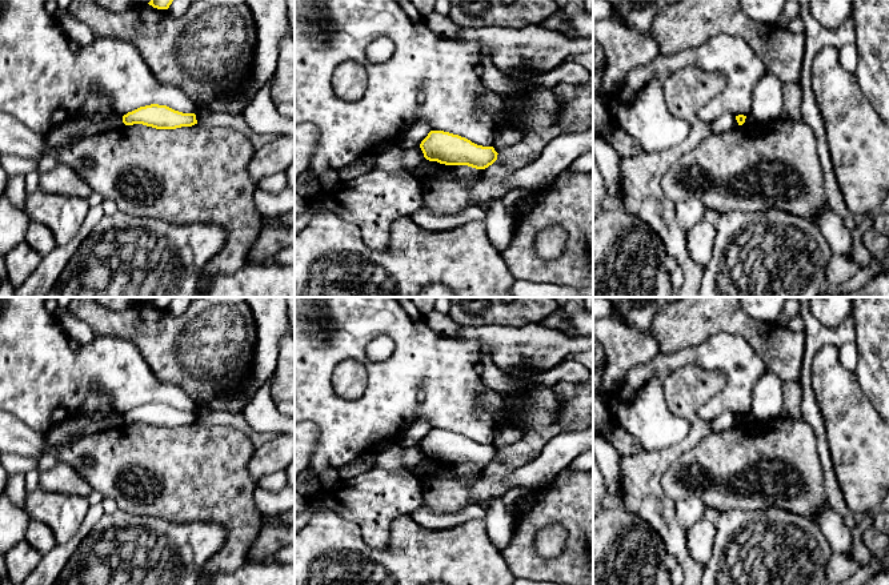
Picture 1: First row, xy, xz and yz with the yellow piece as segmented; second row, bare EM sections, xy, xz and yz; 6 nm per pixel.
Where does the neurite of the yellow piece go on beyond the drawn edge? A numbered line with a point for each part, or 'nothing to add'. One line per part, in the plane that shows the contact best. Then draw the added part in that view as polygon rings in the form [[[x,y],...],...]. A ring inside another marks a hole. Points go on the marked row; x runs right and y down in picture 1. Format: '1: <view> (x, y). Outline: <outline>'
nothing to add

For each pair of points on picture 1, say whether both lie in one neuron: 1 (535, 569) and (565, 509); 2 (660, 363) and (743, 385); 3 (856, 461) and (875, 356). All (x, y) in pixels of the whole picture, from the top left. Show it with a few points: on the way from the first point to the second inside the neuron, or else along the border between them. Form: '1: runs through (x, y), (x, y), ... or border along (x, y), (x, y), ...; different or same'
1: runs through (527, 551), (527, 532), (547, 512); same
2: runs through (681, 357), (717, 357), (724, 364); same
3: border along (853, 371), (859, 385), (875, 408); different

